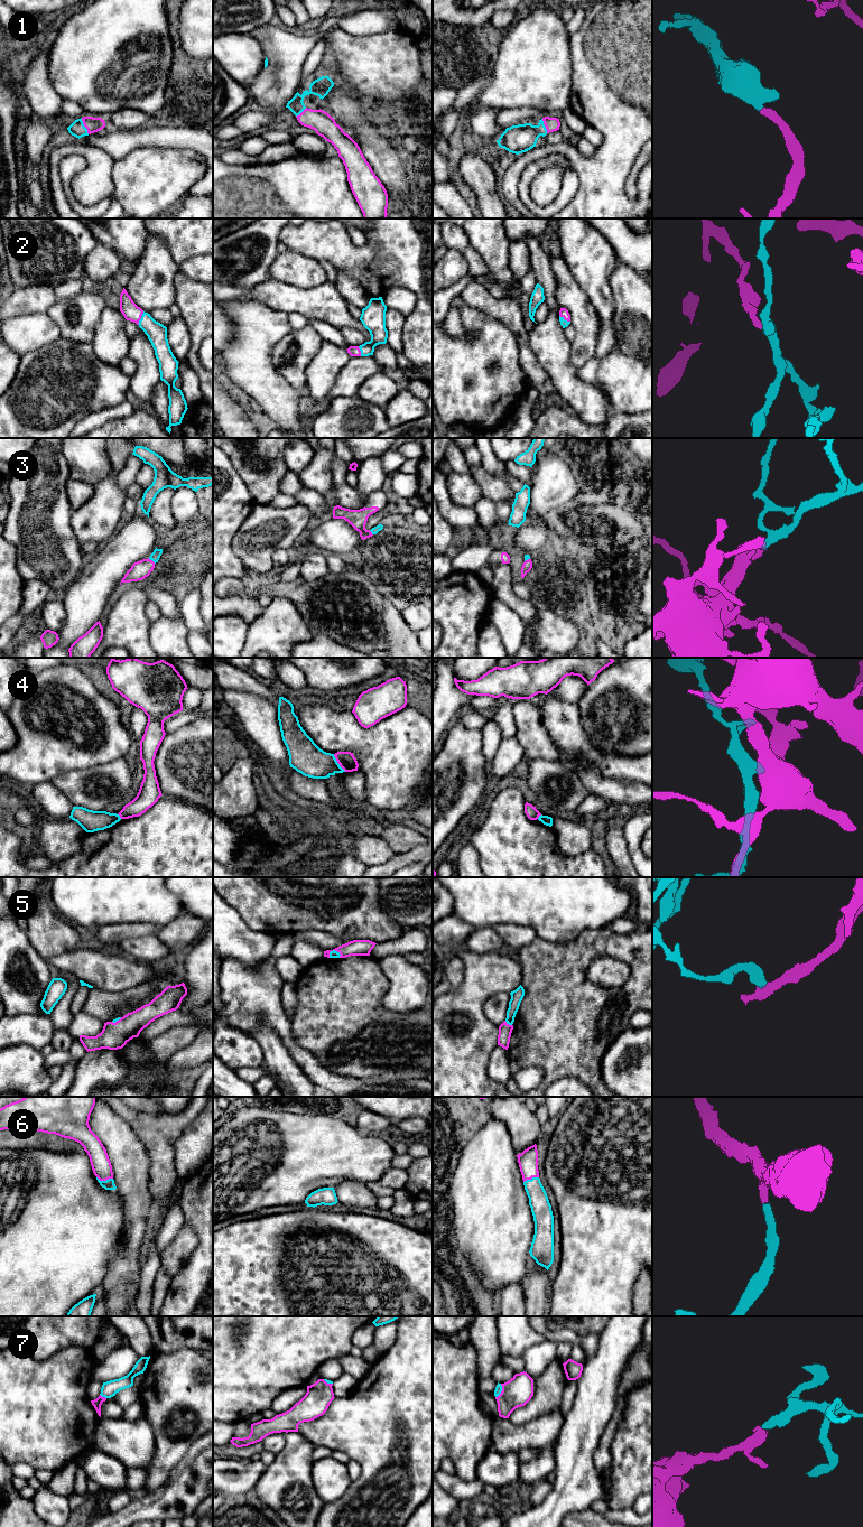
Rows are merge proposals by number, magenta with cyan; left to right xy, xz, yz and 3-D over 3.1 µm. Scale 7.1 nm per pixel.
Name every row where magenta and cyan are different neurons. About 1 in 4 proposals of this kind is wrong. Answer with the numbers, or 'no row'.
4

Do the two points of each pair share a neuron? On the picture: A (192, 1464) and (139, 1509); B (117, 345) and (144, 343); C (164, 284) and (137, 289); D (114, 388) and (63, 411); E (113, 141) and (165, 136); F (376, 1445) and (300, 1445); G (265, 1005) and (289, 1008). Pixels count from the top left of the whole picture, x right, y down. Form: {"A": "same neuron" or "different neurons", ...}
{"A": "same neuron", "B": "different neurons", "C": "same neuron", "D": "same neuron", "E": "same neuron", "F": "different neurons", "G": "different neurons"}

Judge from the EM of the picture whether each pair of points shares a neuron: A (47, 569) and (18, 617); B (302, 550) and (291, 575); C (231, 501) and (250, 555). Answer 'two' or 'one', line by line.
A: two
B: one
C: two

